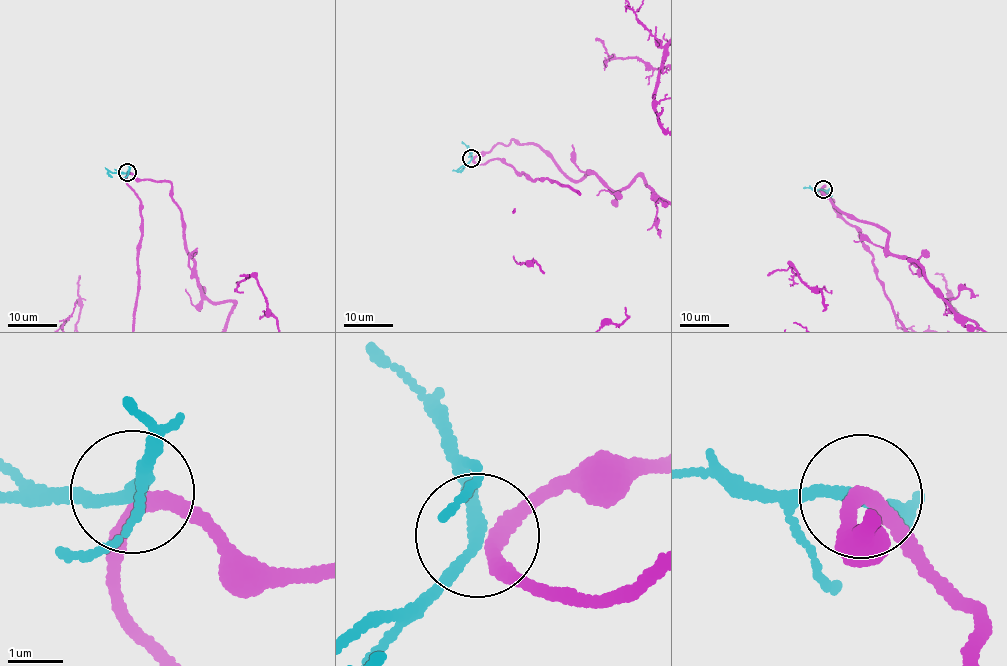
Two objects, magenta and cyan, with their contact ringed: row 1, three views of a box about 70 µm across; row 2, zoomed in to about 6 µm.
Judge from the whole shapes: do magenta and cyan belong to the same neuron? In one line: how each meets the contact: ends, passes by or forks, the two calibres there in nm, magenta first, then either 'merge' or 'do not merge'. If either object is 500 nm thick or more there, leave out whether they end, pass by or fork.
magenta passes by; cyan passes by; calibres 240 and 220 nm; do not merge

